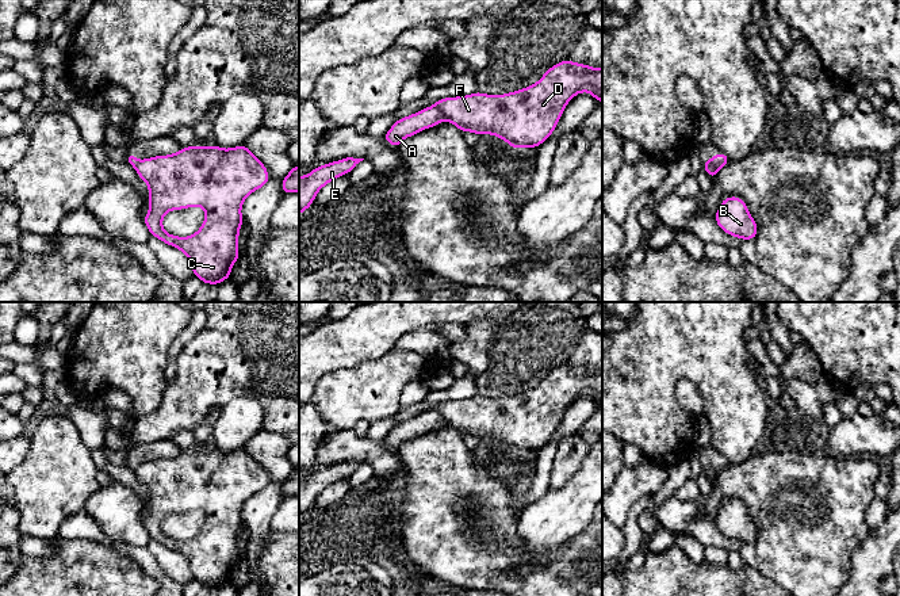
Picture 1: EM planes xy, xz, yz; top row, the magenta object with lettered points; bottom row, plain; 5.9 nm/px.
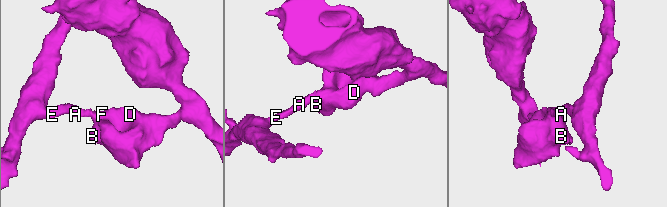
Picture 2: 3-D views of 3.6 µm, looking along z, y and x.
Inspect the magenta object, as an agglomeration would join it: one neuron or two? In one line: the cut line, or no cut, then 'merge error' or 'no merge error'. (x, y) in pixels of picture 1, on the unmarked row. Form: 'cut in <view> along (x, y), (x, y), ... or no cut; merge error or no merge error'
cut in xz along (439, 404), (439, 412), (448, 421); merge error

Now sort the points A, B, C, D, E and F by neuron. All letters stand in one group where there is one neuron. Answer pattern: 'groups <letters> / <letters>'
groups A E / B C D F

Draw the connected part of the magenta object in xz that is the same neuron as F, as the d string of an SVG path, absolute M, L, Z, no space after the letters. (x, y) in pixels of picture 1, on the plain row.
M567 362L551 370L533 389L505 398L476 394L467 400L444 401L440 404L440 413L462 436L497 439L513 452L537 451L551 440L567 406L579 396L590 396L597 406L602 405L602 371L571 366Z

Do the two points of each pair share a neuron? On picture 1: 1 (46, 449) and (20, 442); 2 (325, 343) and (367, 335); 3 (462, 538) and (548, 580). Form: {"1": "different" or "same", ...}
{"1": "different", "2": "same", "3": "same"}

